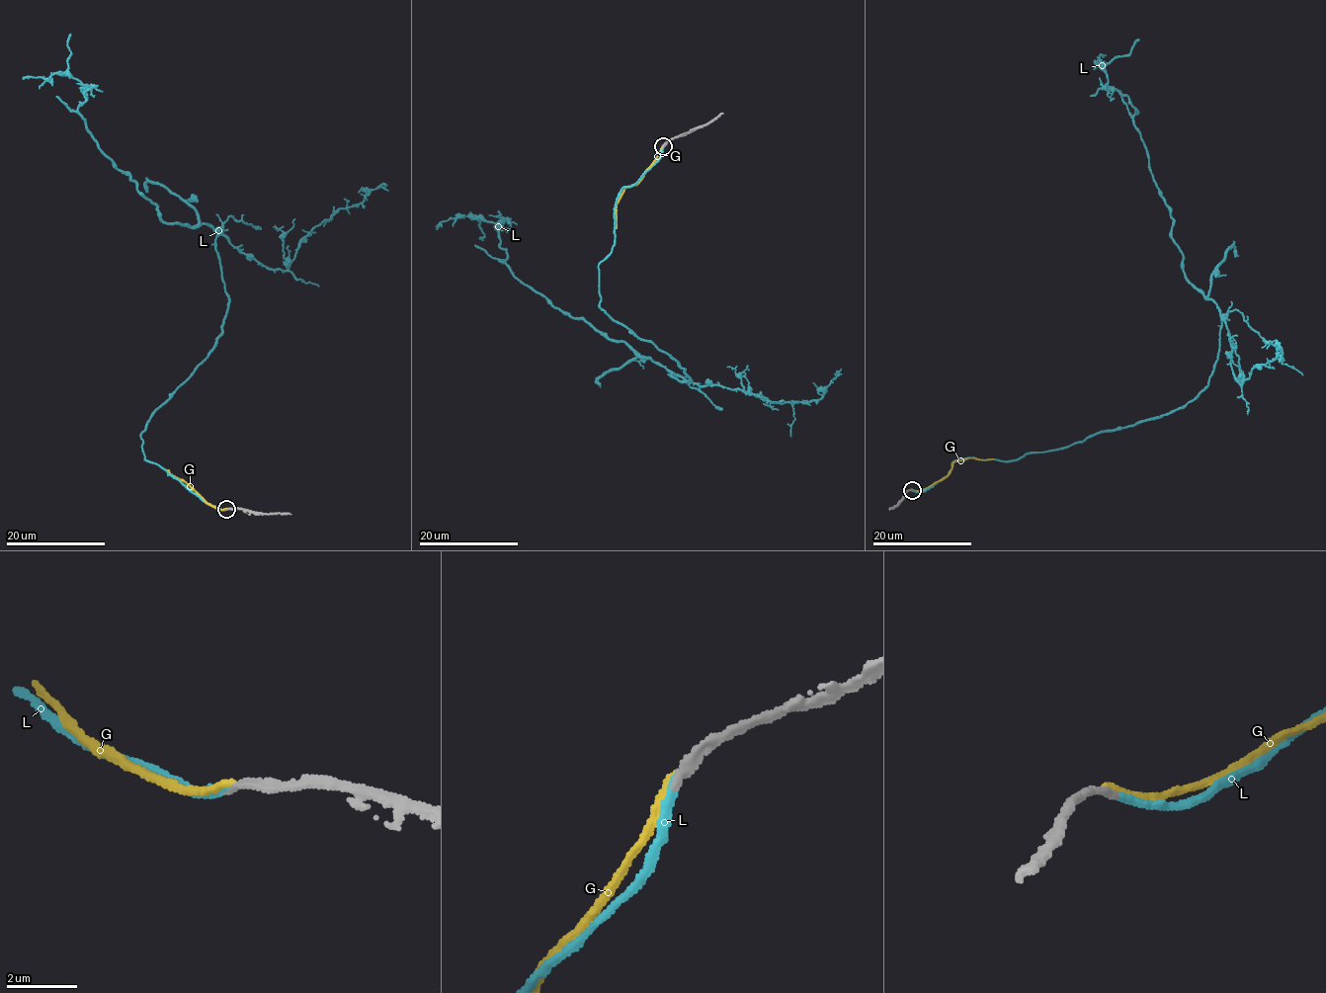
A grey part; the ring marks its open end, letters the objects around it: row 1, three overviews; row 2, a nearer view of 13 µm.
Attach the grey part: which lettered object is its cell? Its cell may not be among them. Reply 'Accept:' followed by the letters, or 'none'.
Accept: L

